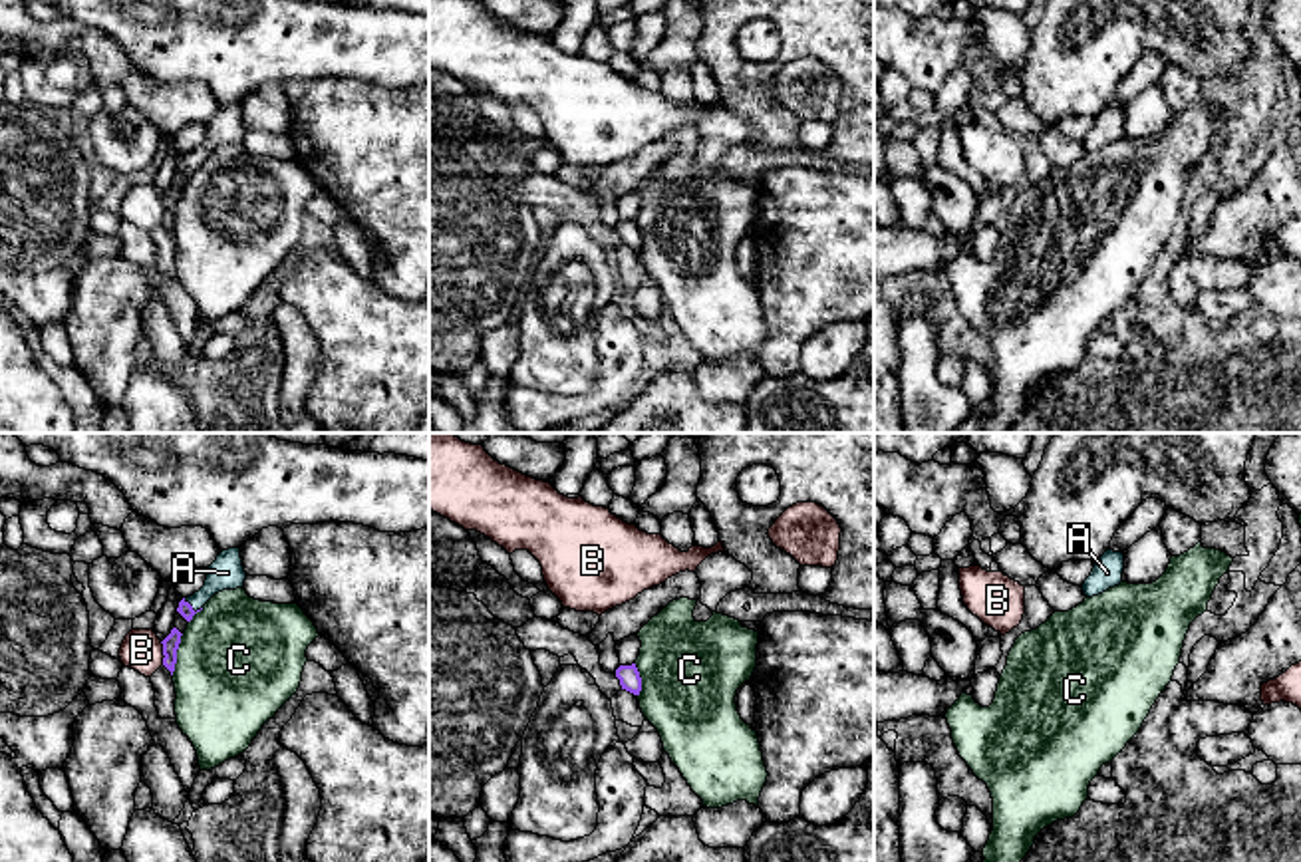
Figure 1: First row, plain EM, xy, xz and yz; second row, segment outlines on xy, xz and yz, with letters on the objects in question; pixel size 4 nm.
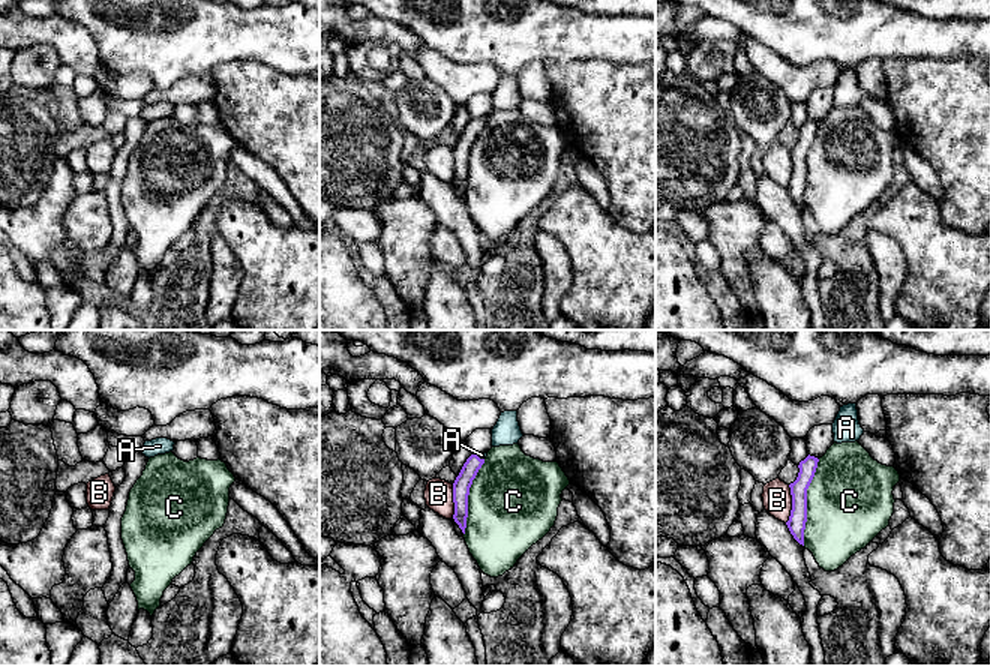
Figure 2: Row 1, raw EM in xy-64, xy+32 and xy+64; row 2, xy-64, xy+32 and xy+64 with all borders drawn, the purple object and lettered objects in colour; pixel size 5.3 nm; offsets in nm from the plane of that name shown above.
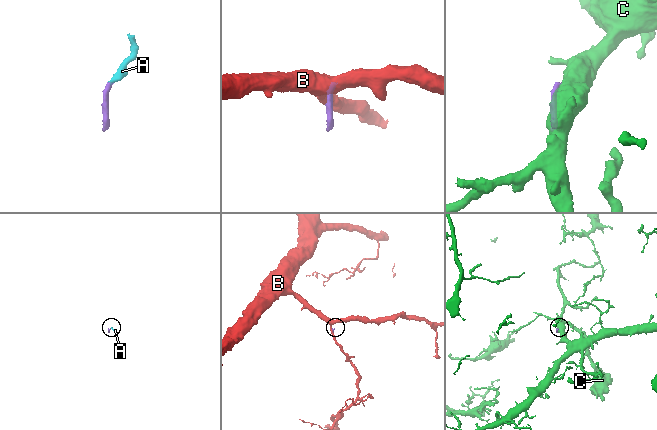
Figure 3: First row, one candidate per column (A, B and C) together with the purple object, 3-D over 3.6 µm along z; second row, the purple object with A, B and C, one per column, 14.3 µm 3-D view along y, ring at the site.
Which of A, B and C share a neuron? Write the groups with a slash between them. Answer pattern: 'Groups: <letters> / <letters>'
Groups: A / B / C

